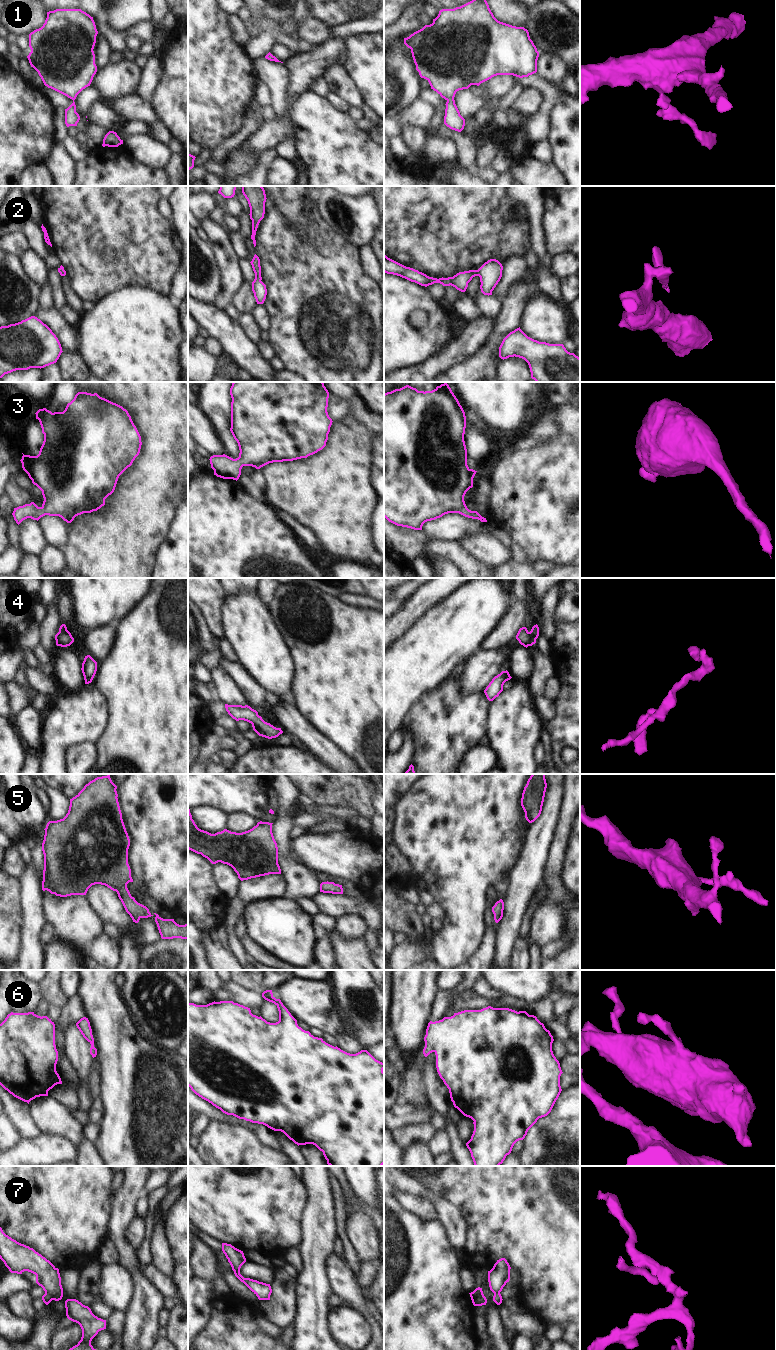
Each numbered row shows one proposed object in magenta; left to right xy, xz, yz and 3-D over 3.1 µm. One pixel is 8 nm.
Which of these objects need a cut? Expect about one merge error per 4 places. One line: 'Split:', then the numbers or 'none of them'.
Split: 7

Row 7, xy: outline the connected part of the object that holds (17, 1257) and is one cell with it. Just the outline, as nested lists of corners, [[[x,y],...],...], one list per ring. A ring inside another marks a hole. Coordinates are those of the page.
[[[0,1227],[0,1259],[11,1273],[22,1274],[24,1271],[36,1275],[36,1283],[43,1288],[52,1300],[63,1297],[63,1288],[59,1269],[49,1260],[6,1235]]]

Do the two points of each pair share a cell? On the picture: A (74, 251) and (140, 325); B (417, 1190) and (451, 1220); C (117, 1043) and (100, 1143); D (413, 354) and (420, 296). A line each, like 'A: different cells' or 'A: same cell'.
A: different cells
B: same cell
C: same cell
D: same cell

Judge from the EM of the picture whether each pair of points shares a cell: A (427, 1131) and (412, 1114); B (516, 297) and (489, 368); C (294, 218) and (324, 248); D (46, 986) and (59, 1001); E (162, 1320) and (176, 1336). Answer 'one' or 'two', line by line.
A: two
B: one
C: two
D: one
E: two

